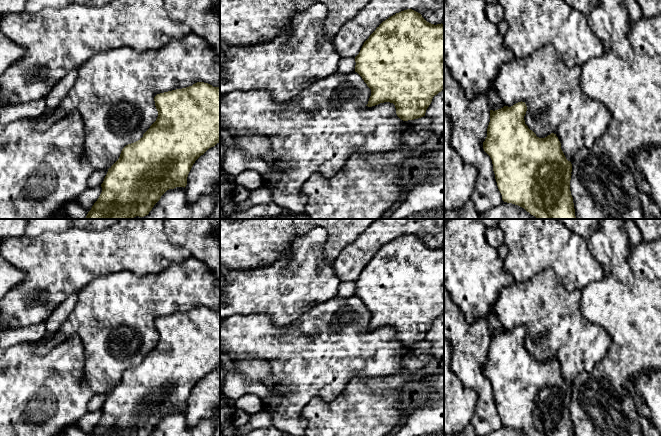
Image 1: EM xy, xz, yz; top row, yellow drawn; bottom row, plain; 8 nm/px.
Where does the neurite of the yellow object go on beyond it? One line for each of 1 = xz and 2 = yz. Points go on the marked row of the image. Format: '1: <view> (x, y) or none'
1: none
2: none

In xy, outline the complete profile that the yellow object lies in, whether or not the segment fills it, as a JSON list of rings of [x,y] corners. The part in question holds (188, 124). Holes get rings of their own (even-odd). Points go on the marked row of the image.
[[[204,82],[157,94],[156,121],[138,141],[126,145],[119,159],[108,169],[101,184],[102,192],[85,219],[133,219],[149,214],[161,196],[169,189],[186,187],[188,174],[195,161],[220,142],[220,88]]]

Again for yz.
[[[522,101],[511,107],[504,106],[495,111],[490,110],[490,122],[487,128],[487,137],[483,142],[483,149],[492,160],[502,200],[524,208],[537,219],[576,219],[570,191],[572,164],[566,159],[556,134],[551,133],[545,138],[539,138],[528,128],[524,120],[526,111],[527,106]]]

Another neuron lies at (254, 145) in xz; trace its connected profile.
[[[246,132],[232,135],[237,148],[242,150],[249,158],[263,160],[263,157],[270,150],[269,138],[257,132]]]

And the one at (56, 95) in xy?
[[[74,69],[62,78],[48,93],[46,100],[47,109],[57,109],[69,92],[70,88],[74,85],[78,77],[79,69]]]

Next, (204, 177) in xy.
[[[220,142],[195,161],[188,174],[185,189],[187,200],[191,204],[201,195],[212,195],[213,210],[207,219],[220,219]]]

